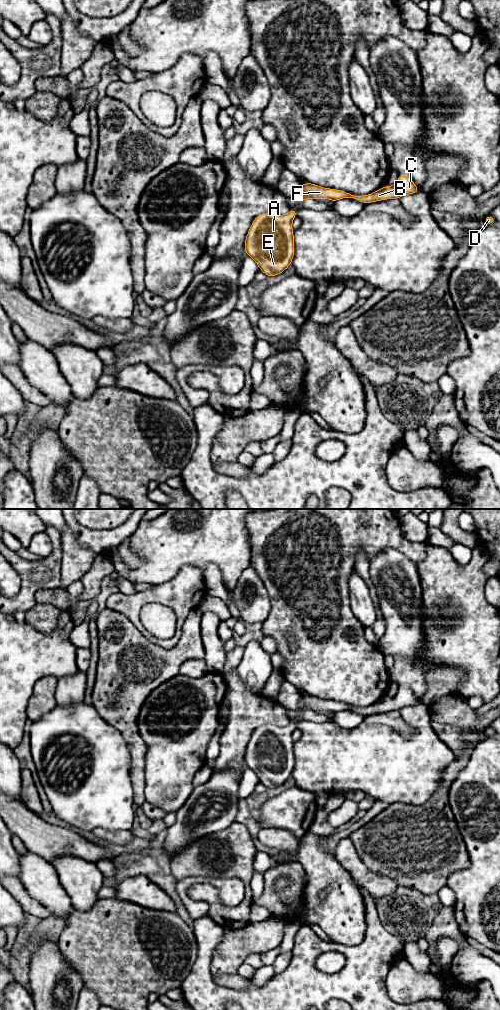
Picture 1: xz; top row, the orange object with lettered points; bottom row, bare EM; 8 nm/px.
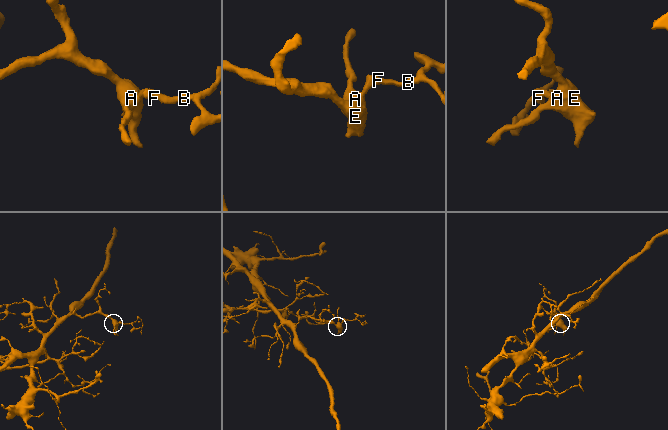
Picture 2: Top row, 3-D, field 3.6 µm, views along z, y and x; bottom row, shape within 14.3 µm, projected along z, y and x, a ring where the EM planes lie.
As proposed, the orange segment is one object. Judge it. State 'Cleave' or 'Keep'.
Keep

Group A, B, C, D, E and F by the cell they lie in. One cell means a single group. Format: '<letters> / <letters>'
A B C D E F

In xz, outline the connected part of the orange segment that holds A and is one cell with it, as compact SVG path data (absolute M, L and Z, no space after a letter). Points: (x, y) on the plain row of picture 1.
M290 720L286 727L263 725L252 733L244 762L267 789L281 786L292 776L295 766L292 733L297 723Z

